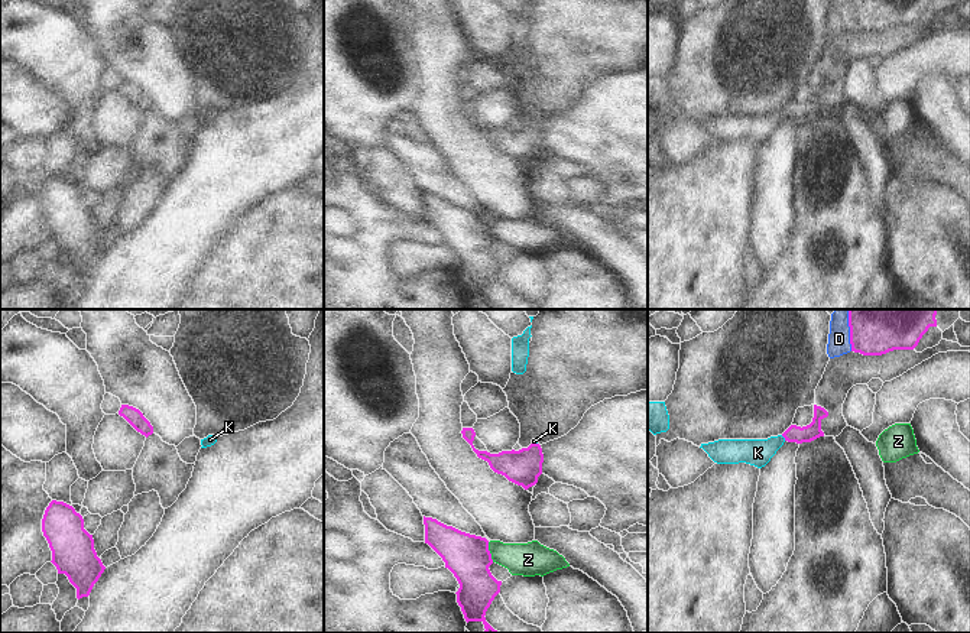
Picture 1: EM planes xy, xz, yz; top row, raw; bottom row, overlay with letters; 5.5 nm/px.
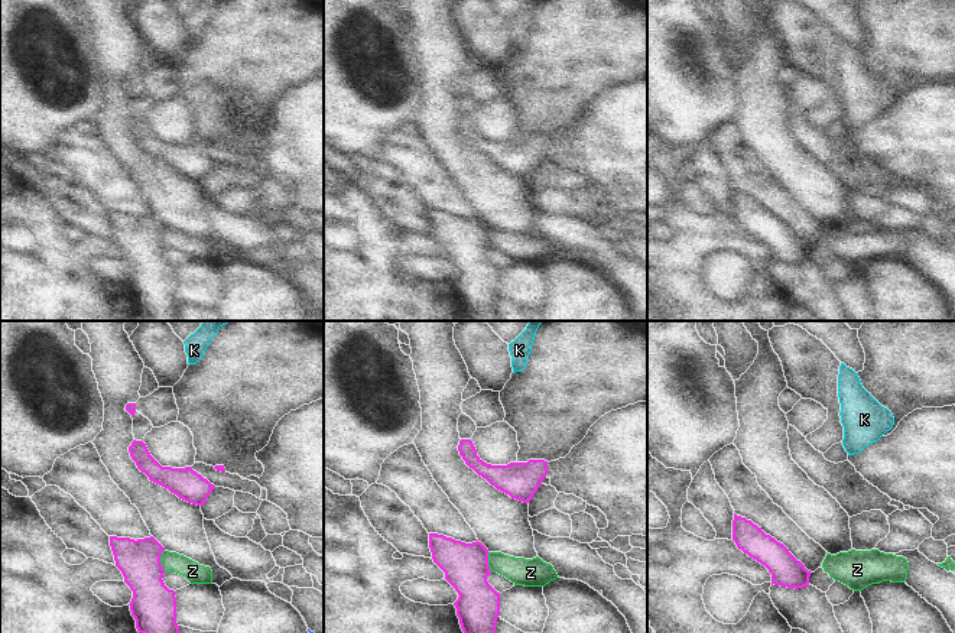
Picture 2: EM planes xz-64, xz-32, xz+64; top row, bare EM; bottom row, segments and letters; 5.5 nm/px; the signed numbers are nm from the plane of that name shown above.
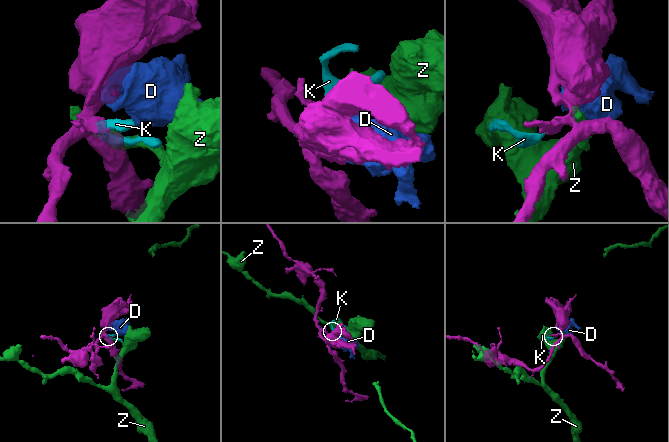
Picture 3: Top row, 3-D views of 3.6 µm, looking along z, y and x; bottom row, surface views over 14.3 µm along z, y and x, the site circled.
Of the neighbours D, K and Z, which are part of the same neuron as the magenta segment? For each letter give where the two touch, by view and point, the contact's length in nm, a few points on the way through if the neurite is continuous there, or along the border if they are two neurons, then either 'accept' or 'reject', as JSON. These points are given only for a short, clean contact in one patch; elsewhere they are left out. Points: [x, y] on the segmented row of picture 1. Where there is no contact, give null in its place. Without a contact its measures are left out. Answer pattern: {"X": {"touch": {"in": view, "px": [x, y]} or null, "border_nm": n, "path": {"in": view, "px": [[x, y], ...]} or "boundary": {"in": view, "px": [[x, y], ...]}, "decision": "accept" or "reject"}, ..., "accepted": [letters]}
{"D": {"touch": {"in": "yz", "px": [850, 330]}, "border_nm": 240, "decision": "reject"}, "K": {"touch": {"in": "yz", "px": [784, 437]}, "border_nm": 40, "path": {"in": "yz", "px": [[794, 434], [784, 437], [758, 453]]}, "decision": "accept"}, "Z": {"touch": {"in": "xz", "px": [489, 552]}, "border_nm": 120, "boundary": {"in": "xz", "px": [[487, 542], [493, 561]]}, "decision": "reject"}, "accepted": ["K"]}

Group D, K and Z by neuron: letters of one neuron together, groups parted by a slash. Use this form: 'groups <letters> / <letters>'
groups D / K / Z

